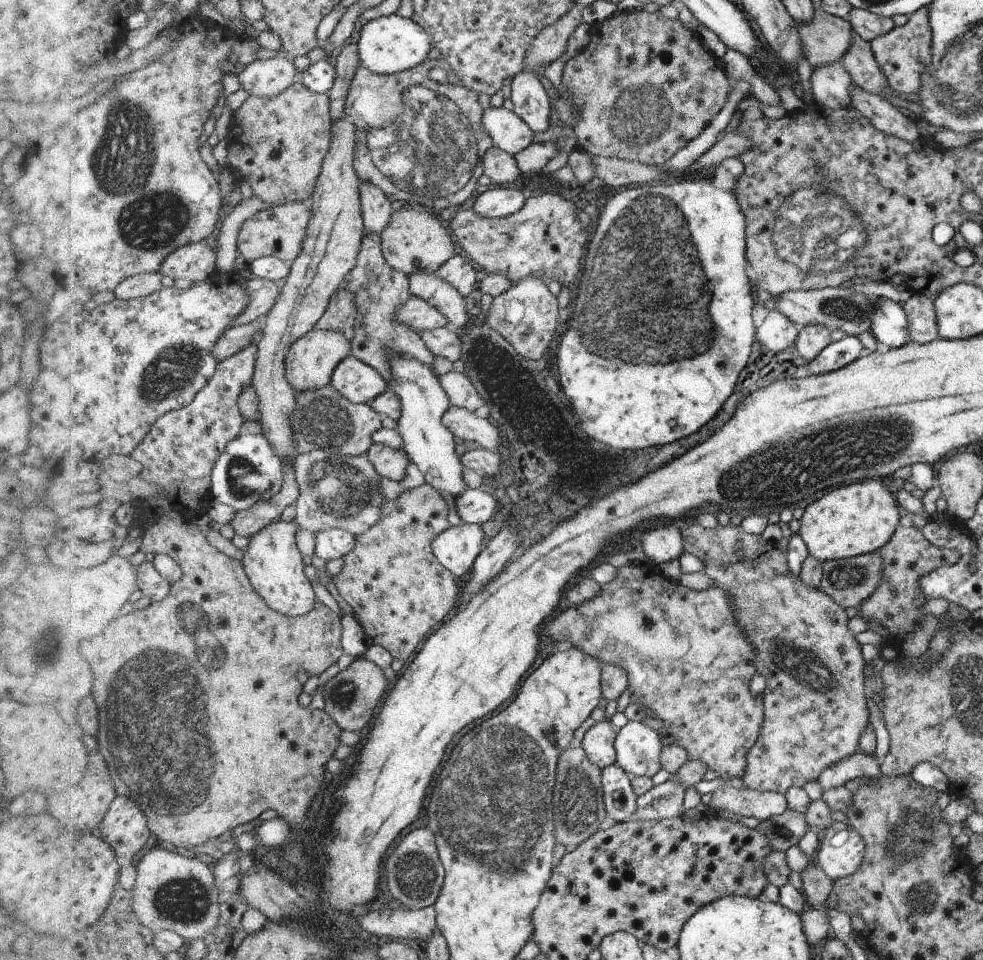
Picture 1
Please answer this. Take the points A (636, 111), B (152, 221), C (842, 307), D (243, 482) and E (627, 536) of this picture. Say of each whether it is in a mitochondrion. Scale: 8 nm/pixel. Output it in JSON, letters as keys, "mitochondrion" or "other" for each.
{"A":"mitochondrion","B":"mitochondrion","C":"mitochondrion","D":"mitochondrion","E":"other"}

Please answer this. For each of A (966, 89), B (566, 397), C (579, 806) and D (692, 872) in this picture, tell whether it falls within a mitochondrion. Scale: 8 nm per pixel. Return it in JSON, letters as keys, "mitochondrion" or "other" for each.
{"A":"mitochondrion","B":"other","C":"mitochondrion","D":"other"}

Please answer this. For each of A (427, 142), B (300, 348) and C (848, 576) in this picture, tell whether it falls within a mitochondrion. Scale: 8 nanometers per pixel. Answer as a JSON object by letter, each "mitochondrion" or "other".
{"A":"mitochondrion","B":"other","C":"mitochondrion"}

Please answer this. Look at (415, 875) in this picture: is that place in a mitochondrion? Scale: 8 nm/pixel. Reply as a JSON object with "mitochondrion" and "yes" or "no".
{"mitochondrion":"yes"}

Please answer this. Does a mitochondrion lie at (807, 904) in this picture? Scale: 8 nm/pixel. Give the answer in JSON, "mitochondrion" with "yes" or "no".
{"mitochondrion":"no"}

